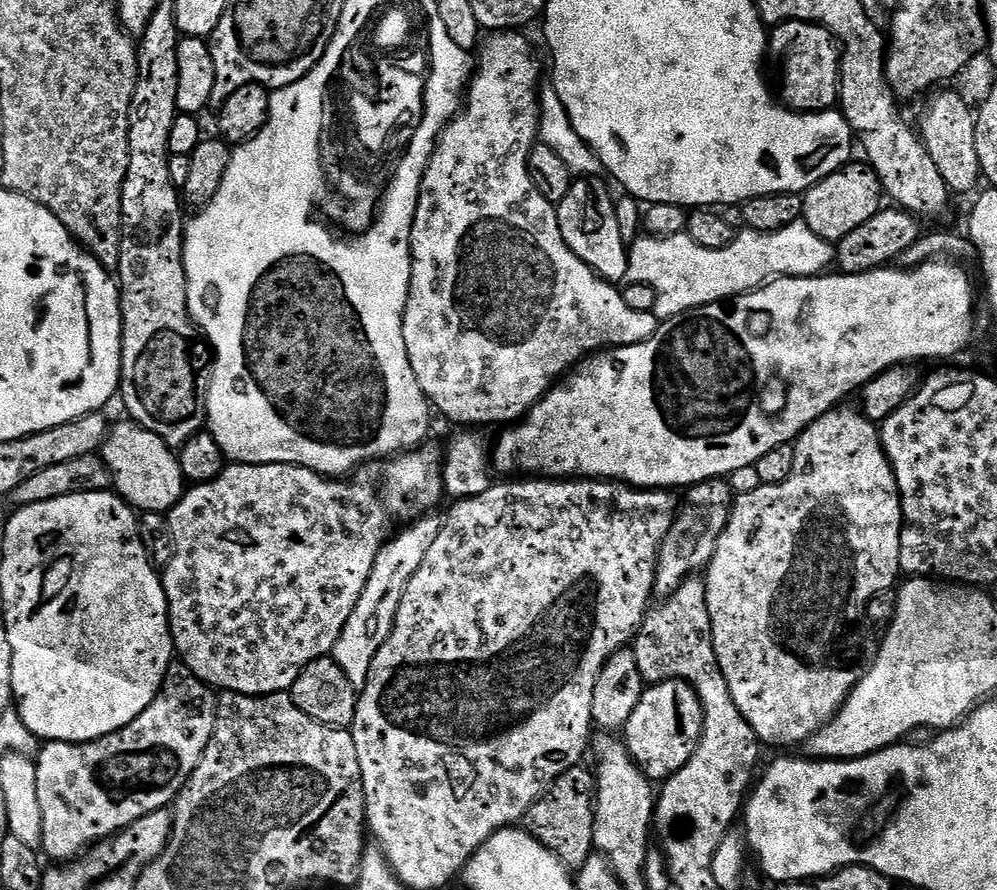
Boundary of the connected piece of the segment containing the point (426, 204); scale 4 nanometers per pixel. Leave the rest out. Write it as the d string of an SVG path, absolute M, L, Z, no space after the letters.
M500 30L483 41L478 52L478 67L470 77L466 89L466 99L457 116L445 126L436 141L436 149L428 160L428 168L420 183L420 197L416 207L416 217L412 223L412 273L410 290L404 307L402 338L406 338L406 354L422 386L429 405L436 408L456 426L480 426L476 424L500 424L508 426L528 415L528 411L559 381L569 370L575 369L581 360L609 348L625 348L638 342L646 342L660 329L661 321L655 312L639 312L626 306L623 291L615 284L609 284L562 238L558 226L556 205L551 204L534 186L528 169L528 159L532 147L538 143L540 134L540 68L536 65L536 52L532 44L520 30Z

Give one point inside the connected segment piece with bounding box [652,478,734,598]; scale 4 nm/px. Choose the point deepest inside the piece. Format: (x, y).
(689, 545)

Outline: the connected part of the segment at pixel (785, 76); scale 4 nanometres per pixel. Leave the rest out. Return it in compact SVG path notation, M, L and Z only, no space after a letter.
M786 20L771 29L770 56L776 59L780 75L780 96L785 108L793 112L827 112L835 109L840 94L841 45L829 28L808 20Z

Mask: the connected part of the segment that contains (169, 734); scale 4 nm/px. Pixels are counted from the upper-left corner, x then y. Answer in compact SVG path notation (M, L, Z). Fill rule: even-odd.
M174 662L168 667L164 687L154 698L154 702L150 702L150 706L146 706L146 710L142 710L142 714L138 714L138 718L134 722L130 722L130 726L126 726L109 736L104 736L100 740L87 740L85 744L67 744L61 740L45 743L35 757L36 773L38 774L38 802L42 806L43 855L47 859L49 856L52 862L71 862L87 852L92 845L99 844L102 840L110 840L113 836L123 832L125 828L132 827L134 821L146 818L146 814L168 808L186 786L190 774L194 774L198 762L202 762L202 758L206 754L206 746L210 746L210 738L216 729L217 703L218 696L211 684L202 683L184 664Z

